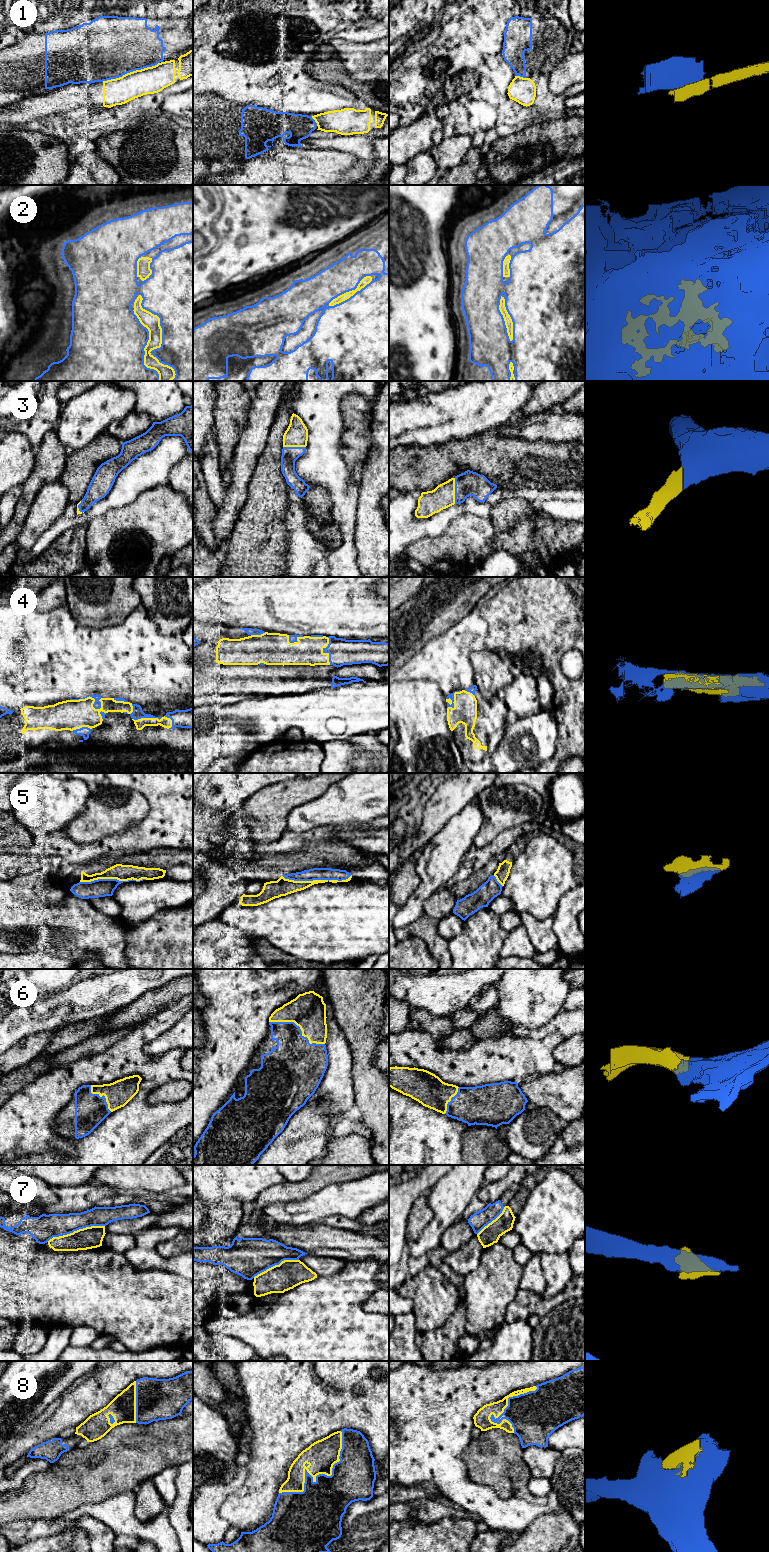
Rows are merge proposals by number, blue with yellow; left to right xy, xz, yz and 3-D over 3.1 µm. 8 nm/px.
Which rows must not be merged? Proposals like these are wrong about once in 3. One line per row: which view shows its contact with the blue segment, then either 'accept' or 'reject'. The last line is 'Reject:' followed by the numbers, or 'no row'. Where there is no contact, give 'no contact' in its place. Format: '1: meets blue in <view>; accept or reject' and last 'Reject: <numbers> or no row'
1: meets blue in xy; reject
2: meets blue in xy; accept
3: meets blue in yz; accept
4: meets blue in xy; accept
5: meets blue in xz; accept
6: meets blue in xz; accept
7: meets blue in xy; reject
8: meets blue in xz; accept
Reject: 1, 7

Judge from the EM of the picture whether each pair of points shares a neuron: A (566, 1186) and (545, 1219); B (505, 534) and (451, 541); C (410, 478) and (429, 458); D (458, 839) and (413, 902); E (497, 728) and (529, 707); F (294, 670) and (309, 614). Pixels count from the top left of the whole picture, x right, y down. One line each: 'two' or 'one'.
A: one
B: two
C: one
D: one
E: two
F: two

